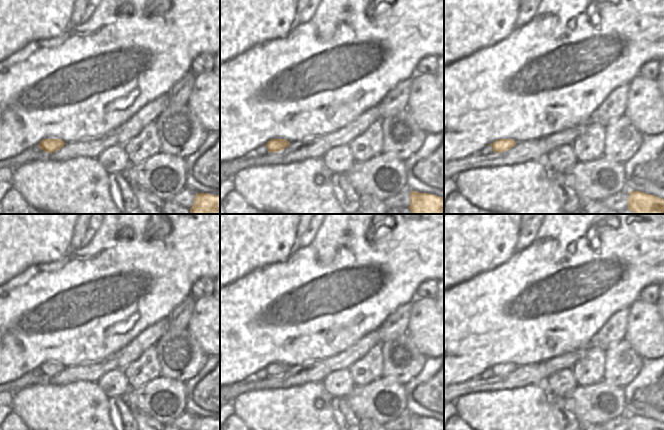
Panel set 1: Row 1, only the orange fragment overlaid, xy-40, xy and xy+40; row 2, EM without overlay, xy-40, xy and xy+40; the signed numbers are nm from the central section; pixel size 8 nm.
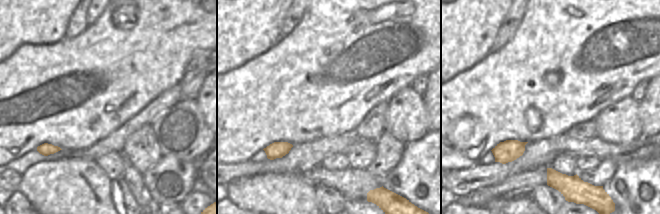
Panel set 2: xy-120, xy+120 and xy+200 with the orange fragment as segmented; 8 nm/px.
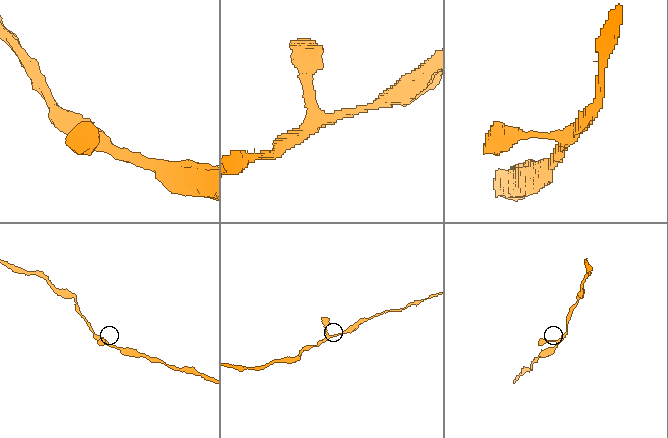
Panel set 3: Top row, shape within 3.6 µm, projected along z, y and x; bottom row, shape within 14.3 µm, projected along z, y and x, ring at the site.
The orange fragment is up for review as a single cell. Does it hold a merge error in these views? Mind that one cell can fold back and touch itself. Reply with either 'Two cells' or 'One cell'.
One cell.

